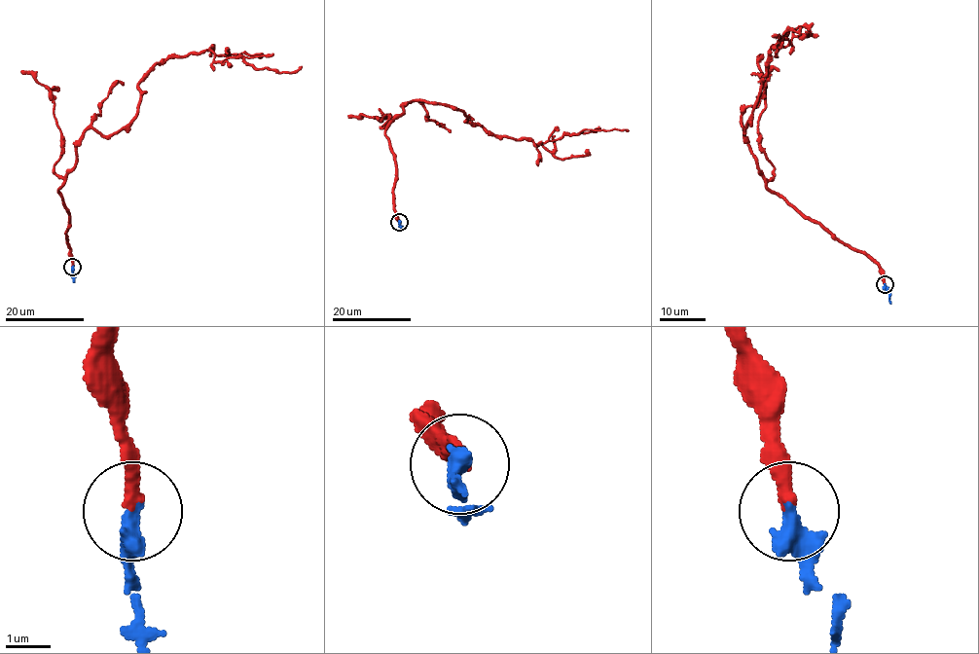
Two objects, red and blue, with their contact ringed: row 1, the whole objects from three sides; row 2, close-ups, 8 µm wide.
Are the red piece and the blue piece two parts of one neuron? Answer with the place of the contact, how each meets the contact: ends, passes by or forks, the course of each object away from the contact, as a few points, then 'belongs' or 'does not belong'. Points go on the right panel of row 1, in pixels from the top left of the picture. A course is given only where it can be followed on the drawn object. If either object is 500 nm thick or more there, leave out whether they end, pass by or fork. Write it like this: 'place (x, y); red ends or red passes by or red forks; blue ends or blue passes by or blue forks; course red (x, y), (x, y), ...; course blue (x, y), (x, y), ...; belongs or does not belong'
place (885, 284); red ends; blue ends; course red (884, 284), (873, 260), (766, 186), (741, 122), (744, 130), (769, 51), (793, 30), (776, 56), (777, 49); course blue (884, 284), (891, 303); belongs

